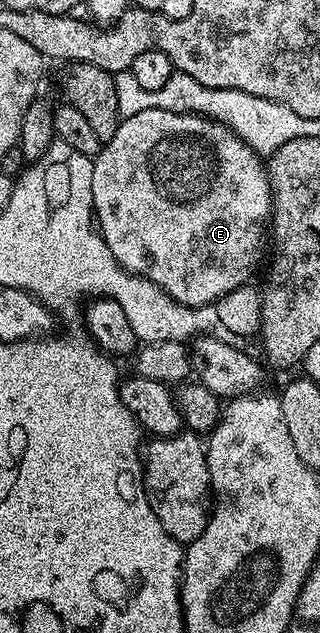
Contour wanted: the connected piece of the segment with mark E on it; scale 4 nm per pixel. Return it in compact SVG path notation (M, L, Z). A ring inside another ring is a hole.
M162 109L139 111L139 115L124 118L121 126L111 135L109 141L101 146L100 153L92 158L91 195L96 224L99 226L101 238L107 243L111 255L128 273L155 283L171 299L184 305L194 307L212 306L221 297L235 291L241 286L248 286L249 276L257 269L261 256L267 253L267 222L273 211L273 189L269 185L269 174L262 158L247 143L243 143L226 125L213 121L210 117L196 117L193 113L176 113Z

